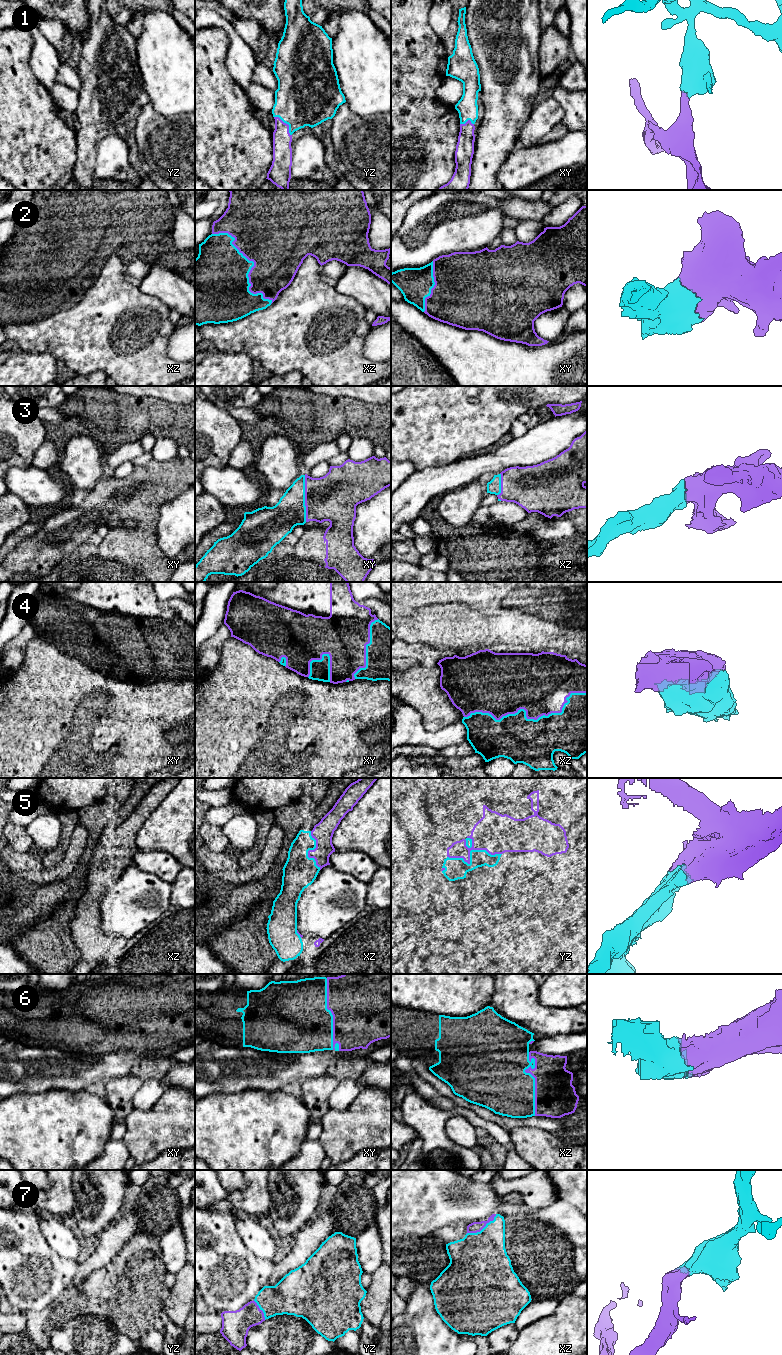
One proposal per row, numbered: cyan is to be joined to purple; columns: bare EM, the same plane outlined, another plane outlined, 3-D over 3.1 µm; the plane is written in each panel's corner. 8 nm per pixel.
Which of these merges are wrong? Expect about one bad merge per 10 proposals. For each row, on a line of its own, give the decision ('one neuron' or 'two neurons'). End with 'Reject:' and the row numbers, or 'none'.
1: one neuron
2: one neuron
3: one neuron
4: one neuron
5: one neuron
6: one neuron
7: one neuron
Reject: none

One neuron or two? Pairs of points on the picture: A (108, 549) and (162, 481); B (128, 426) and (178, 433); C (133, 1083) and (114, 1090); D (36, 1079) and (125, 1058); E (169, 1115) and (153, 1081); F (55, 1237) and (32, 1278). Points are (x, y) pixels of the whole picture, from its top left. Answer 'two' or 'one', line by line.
A: one
B: one
C: one
D: one
E: two
F: two

